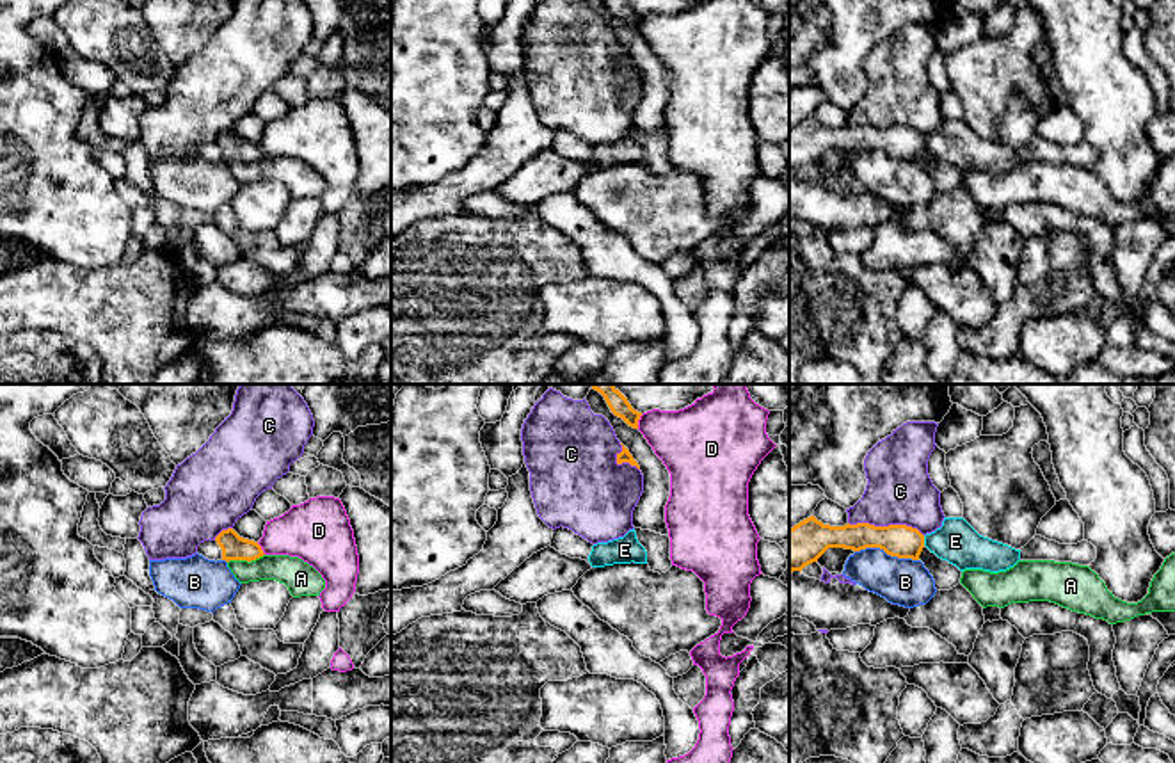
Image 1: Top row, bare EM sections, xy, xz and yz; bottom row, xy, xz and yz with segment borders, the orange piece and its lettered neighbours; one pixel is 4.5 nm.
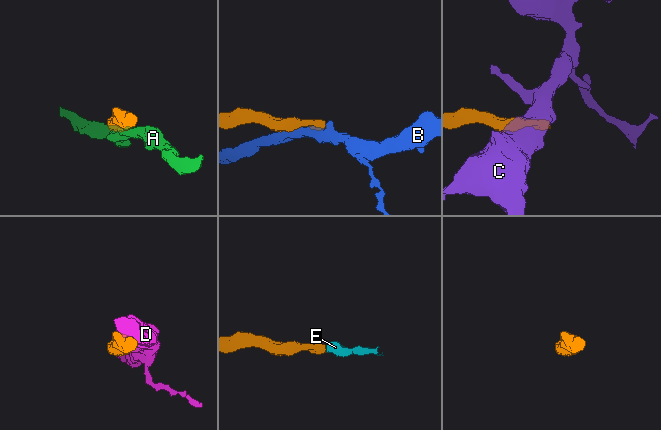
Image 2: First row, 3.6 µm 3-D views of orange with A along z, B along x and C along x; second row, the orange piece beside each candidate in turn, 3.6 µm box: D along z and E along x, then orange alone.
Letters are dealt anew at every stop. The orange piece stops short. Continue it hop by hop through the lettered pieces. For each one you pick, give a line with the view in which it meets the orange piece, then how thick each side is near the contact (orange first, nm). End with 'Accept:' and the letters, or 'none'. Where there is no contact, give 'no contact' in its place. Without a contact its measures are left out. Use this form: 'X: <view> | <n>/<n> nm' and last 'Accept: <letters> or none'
E: yz | 150/190 nm
Accept: E

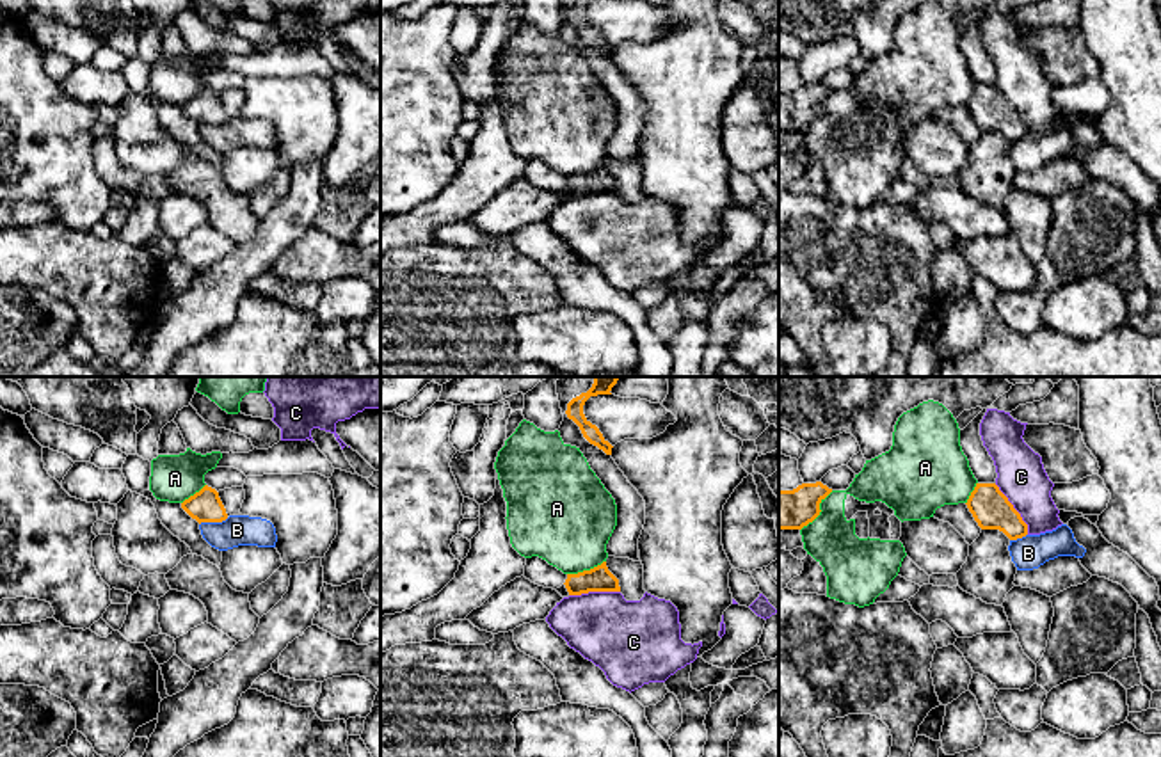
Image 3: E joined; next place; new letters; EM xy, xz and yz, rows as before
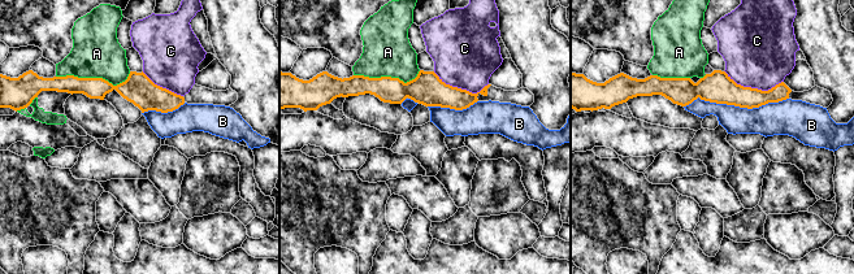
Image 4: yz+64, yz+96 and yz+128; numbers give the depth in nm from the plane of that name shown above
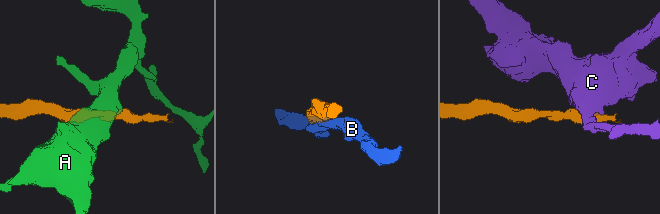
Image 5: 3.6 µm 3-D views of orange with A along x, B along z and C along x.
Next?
Accept: none

